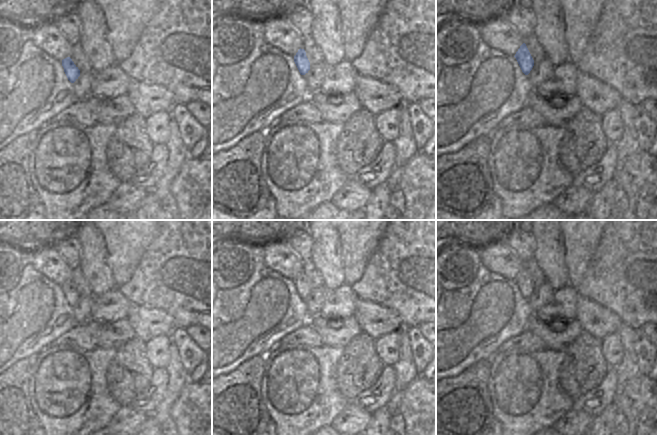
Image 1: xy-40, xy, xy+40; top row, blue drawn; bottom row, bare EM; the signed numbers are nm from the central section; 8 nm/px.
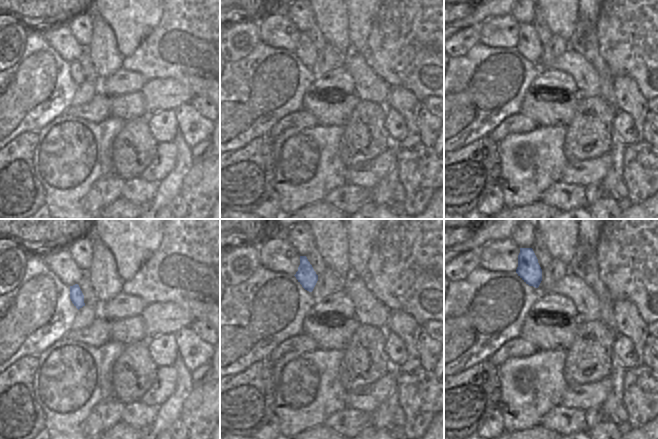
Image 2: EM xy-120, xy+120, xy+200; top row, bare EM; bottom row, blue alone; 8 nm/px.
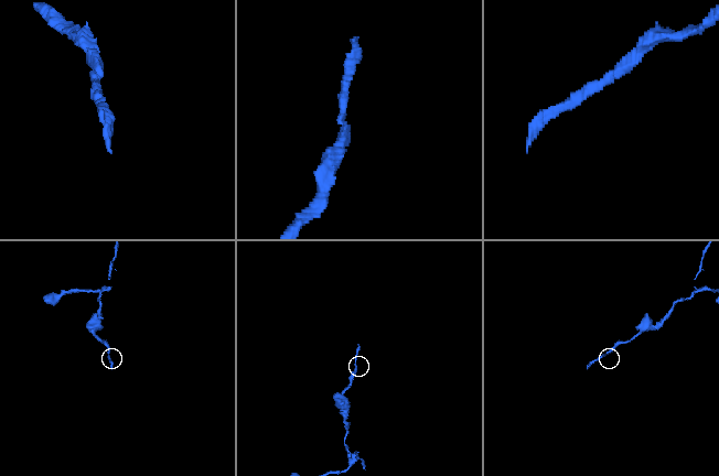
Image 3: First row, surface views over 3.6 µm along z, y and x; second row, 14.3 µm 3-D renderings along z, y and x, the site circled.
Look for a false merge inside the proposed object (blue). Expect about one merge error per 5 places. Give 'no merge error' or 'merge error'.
no merge error

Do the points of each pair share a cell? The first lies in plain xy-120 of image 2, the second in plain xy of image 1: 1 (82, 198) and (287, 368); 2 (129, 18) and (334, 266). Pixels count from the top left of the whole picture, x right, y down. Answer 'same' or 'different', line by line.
1: same
2: different

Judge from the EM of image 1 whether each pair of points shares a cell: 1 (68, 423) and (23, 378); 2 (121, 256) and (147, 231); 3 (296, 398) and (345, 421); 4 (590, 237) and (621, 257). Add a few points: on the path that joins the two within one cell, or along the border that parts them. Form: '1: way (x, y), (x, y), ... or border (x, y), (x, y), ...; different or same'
1: border (35, 361), (30, 380), (30, 401), (32, 407); different
2: way (127, 250), (141, 236); same
3: border (349, 402), (330, 424); different
4: border (604, 230), (588, 264); different

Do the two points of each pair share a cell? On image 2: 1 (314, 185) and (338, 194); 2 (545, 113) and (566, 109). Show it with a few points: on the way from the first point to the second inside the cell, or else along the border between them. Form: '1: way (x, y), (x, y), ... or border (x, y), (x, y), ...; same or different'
1: border (345, 183), (333, 188), (323, 201); different
2: way (550, 111), (561, 111); same

